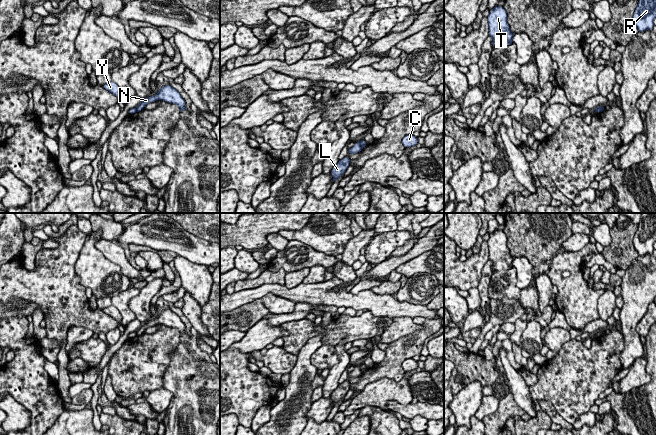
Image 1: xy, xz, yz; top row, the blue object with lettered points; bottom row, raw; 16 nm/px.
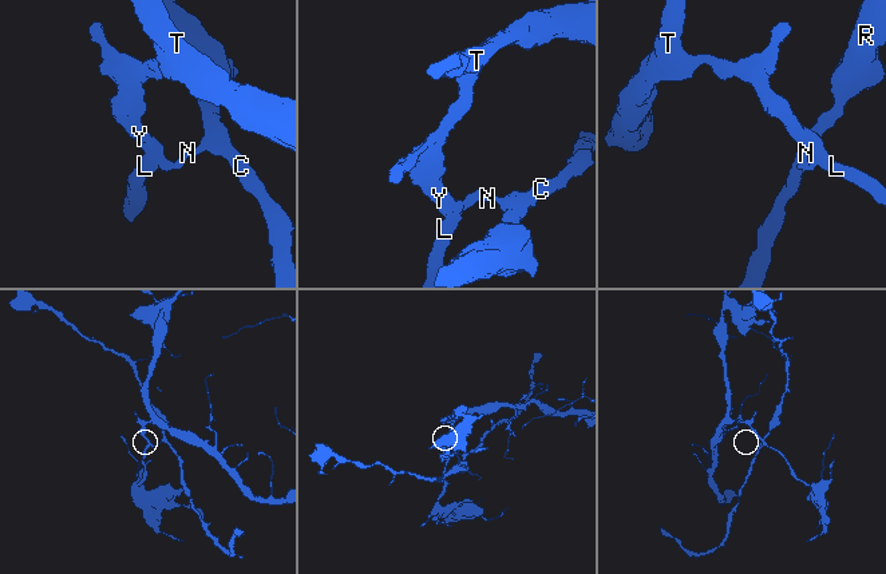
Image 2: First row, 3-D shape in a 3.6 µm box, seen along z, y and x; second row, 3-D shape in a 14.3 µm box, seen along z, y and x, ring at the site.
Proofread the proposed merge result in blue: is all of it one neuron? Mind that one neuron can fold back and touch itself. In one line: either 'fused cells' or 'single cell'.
fused cells

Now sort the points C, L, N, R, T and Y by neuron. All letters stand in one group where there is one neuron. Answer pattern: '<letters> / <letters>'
C N R / L T Y

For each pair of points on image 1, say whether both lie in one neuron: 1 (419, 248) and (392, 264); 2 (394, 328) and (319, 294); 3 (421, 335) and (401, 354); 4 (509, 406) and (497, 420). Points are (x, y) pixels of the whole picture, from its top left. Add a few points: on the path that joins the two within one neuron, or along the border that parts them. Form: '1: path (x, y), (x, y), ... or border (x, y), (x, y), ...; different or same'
1: path (412, 253), (399, 260); same
2: border (393, 317), (410, 317), (412, 319); different
3: path (416, 340), (411, 347), (406, 349); same
4: path (506, 409), (499, 417); same

